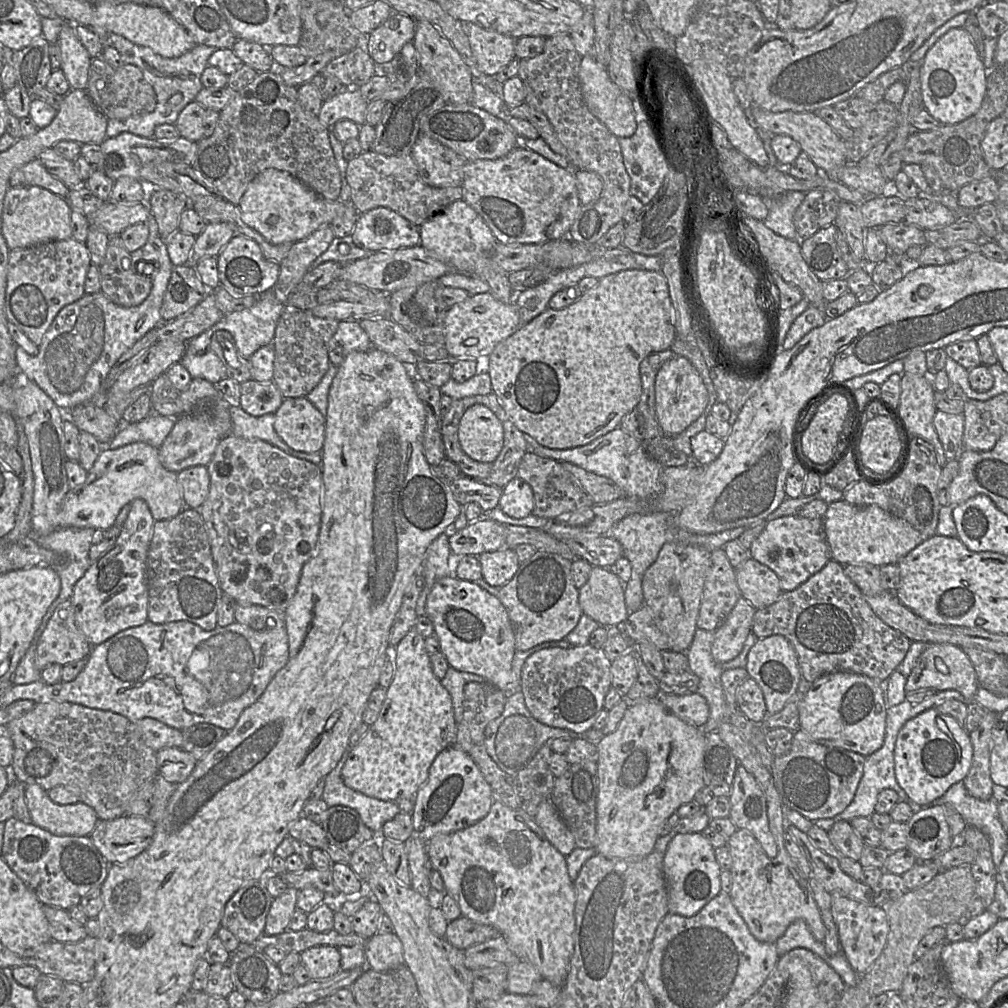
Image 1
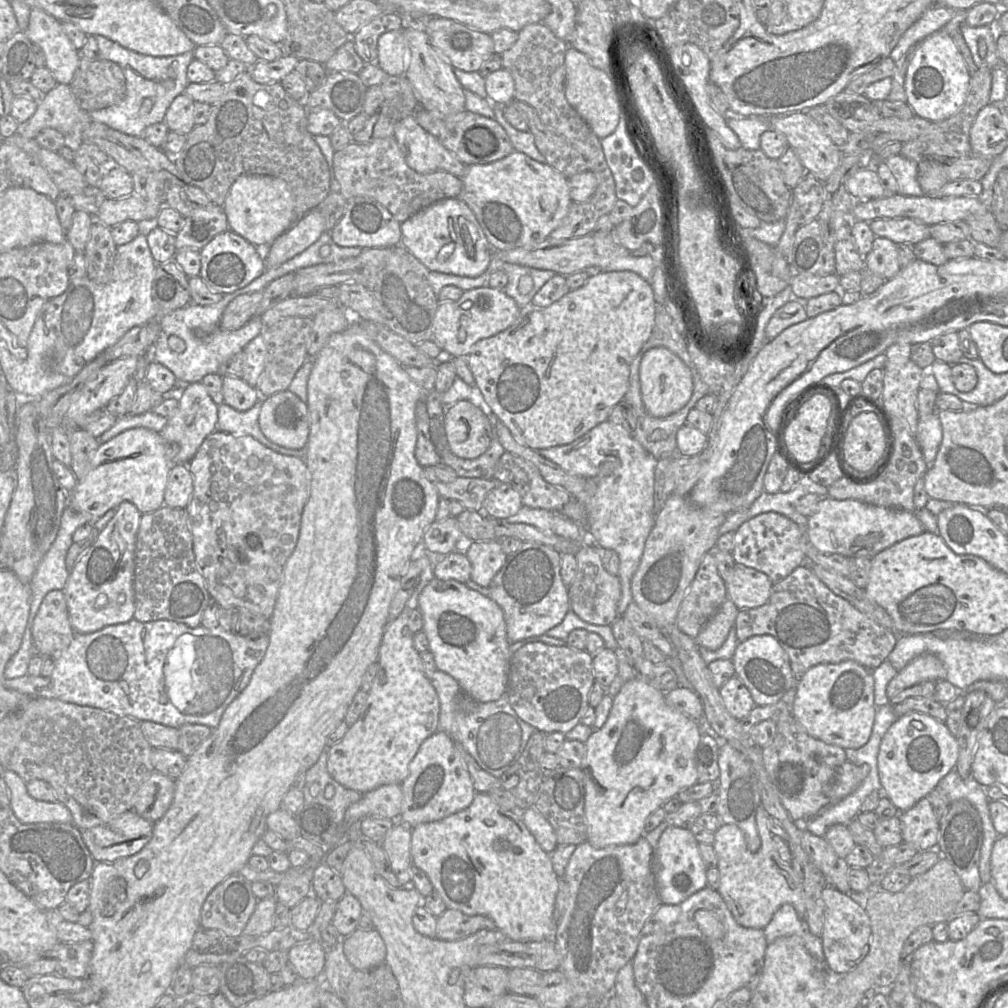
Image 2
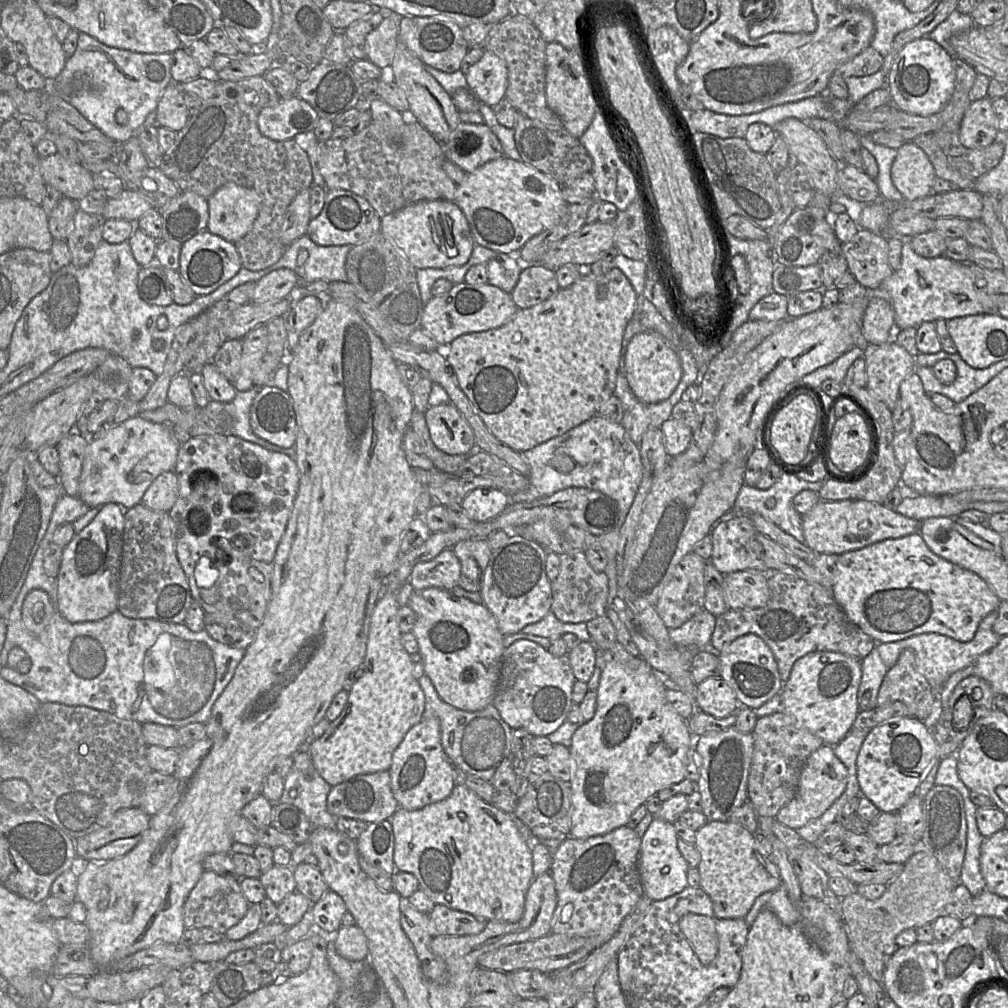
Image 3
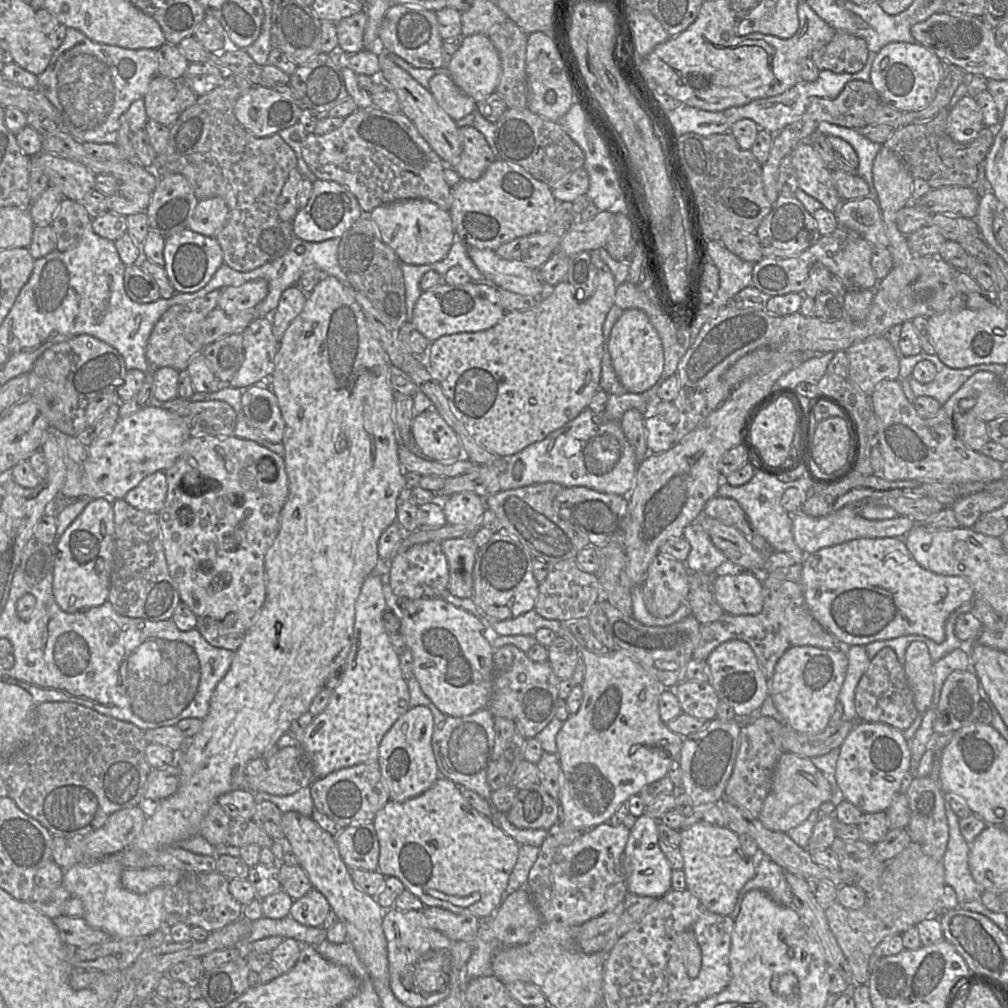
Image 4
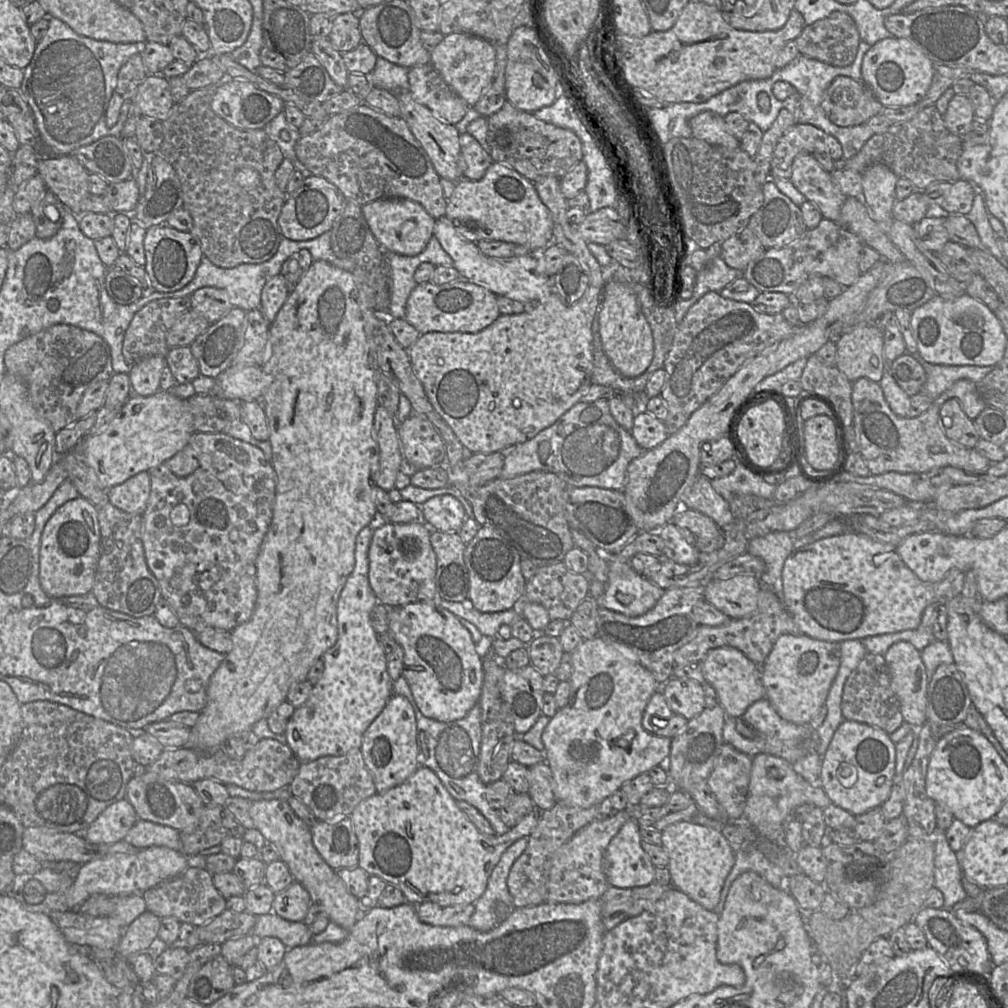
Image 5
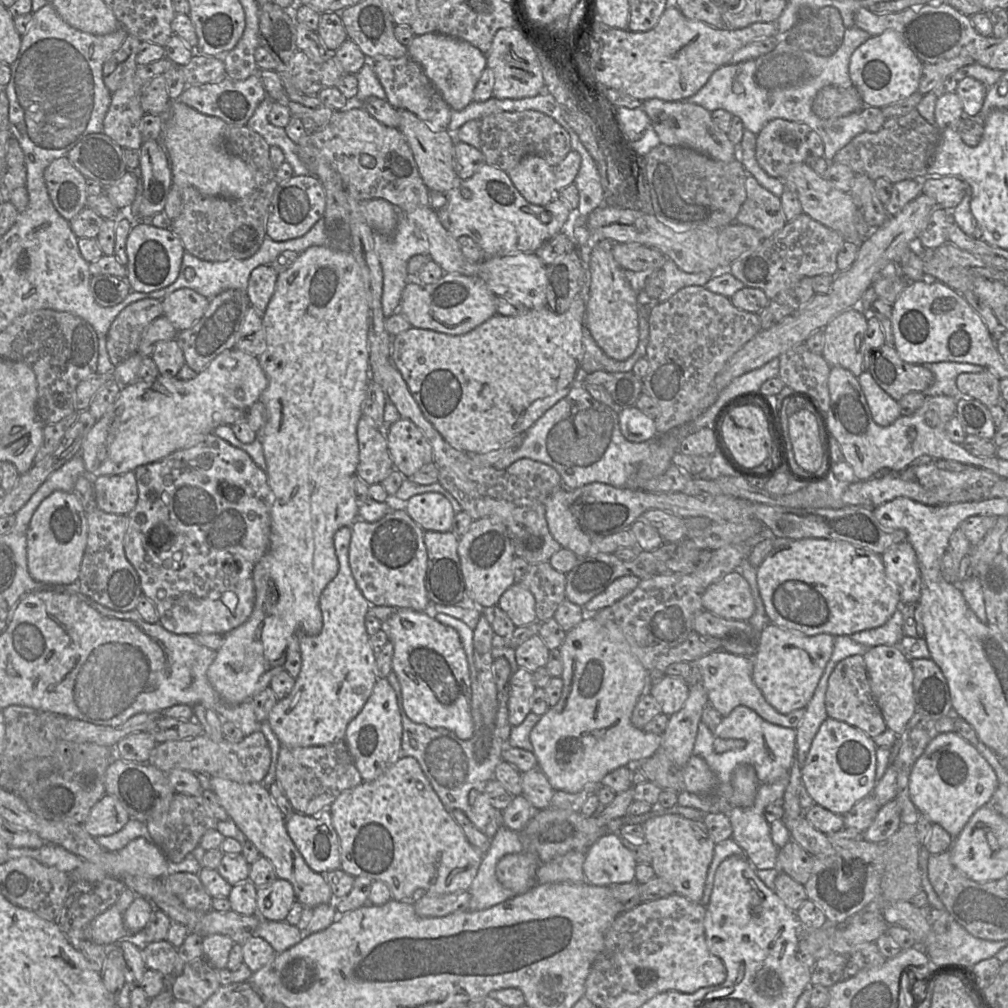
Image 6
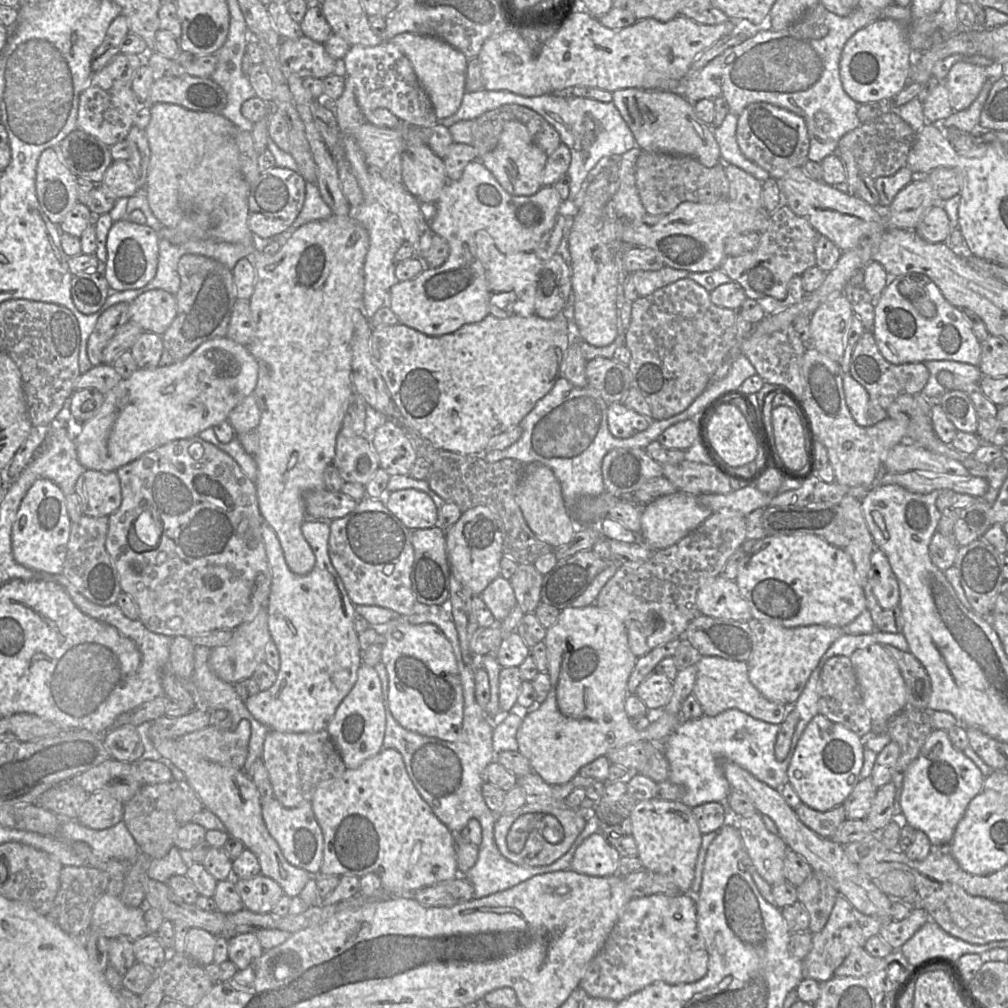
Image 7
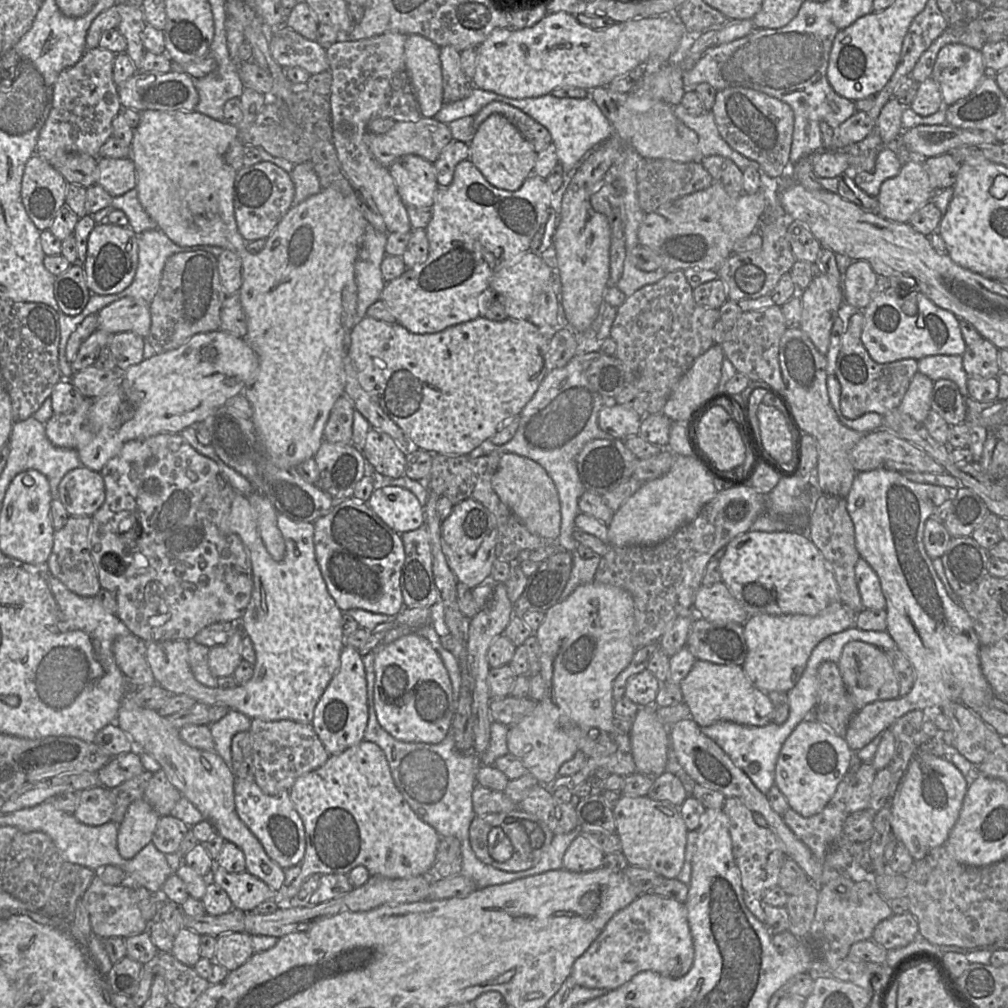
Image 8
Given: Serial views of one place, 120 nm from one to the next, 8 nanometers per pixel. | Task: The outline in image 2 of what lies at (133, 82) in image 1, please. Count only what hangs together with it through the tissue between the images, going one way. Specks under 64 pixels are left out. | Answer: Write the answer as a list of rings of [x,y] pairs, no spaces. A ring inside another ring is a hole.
[[[81,58],[68,85],[79,106],[87,112],[118,105],[126,95],[122,69],[108,60]]]

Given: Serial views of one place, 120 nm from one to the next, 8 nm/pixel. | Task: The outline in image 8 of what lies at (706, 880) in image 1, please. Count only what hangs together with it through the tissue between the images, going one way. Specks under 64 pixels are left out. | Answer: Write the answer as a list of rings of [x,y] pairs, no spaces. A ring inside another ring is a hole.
[[[576,837],[563,856],[563,868],[572,872],[589,872],[602,867],[604,853],[588,839]]]

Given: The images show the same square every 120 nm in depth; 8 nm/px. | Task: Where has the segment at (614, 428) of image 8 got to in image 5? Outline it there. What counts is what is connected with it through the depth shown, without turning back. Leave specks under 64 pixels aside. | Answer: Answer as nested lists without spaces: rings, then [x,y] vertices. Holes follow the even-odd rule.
[[[640,412],[634,417],[630,433],[645,450],[659,446],[669,436],[664,422],[649,412]]]

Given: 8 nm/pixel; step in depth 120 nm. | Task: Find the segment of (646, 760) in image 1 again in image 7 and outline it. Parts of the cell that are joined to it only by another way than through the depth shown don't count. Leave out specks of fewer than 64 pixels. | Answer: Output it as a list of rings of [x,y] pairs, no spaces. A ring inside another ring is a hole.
[[[596,603],[586,607],[567,607],[561,610],[557,622],[548,628],[544,639],[547,648],[548,669],[550,677],[550,691],[546,700],[536,705],[532,710],[525,713],[522,723],[517,731],[518,752],[526,757],[534,773],[538,774],[548,785],[560,786],[566,784],[578,775],[579,770],[593,762],[599,757],[605,756],[610,750],[620,748],[628,744],[639,742],[665,742],[665,740],[675,732],[683,721],[681,713],[679,715],[670,714],[665,710],[658,713],[651,713],[652,721],[648,728],[643,731],[634,729],[630,724],[630,718],[625,712],[625,700],[629,695],[628,679],[636,665],[637,657],[632,652],[625,623],[620,620],[612,611],[598,606]]]

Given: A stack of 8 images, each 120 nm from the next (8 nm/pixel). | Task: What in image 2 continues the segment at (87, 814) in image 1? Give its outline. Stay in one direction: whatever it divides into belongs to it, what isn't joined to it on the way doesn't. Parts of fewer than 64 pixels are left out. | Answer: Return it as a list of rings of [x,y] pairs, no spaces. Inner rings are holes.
[[[5,770],[4,780],[10,793],[10,808],[21,823],[72,824],[71,813],[64,804],[32,798],[27,792],[26,781],[12,771]]]

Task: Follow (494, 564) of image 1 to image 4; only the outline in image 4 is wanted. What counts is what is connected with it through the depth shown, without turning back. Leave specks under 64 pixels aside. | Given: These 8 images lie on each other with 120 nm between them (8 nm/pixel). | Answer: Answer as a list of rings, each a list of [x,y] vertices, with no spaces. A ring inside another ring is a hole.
[[[472,536],[446,539],[440,546],[449,567],[447,590],[459,598],[472,598],[473,568],[479,547]]]

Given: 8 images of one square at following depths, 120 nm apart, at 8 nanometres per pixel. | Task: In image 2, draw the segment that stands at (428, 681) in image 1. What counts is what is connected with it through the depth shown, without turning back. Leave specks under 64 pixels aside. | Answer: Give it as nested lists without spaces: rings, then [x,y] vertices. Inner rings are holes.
[[[406,607],[406,609],[396,619],[386,624],[382,636],[382,641],[379,647],[377,659],[367,669],[363,677],[361,687],[359,689],[363,690],[364,692],[367,692],[368,694],[367,708],[364,711],[364,713],[360,716],[360,718],[355,723],[348,727],[343,737],[335,743],[330,743],[327,749],[325,750],[327,754],[327,771],[330,774],[330,776],[343,787],[350,790],[358,791],[362,794],[370,792],[383,785],[388,784],[400,785],[403,782],[403,780],[408,776],[409,764],[416,755],[423,741],[439,730],[438,729],[440,711],[439,699],[434,687],[430,682],[430,679],[425,675],[423,664],[420,659],[420,653],[417,652],[417,650],[414,648],[413,645],[414,633],[407,626],[408,617],[409,609]]]

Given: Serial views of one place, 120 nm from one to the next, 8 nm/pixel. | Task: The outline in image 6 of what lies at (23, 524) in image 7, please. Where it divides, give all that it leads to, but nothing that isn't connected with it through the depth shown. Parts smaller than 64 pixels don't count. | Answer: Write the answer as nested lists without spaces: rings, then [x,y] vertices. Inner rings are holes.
[[[51,493],[33,513],[26,532],[27,564],[31,577],[47,585],[76,583],[87,545],[87,535],[86,513],[74,493]]]

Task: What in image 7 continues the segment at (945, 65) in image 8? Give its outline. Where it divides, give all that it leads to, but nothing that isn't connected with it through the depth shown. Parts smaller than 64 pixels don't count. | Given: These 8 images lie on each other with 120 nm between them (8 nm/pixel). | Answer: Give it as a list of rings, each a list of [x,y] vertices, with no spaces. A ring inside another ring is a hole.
[[[963,61],[955,63],[945,79],[954,111],[962,111],[970,107],[987,80],[984,67]]]

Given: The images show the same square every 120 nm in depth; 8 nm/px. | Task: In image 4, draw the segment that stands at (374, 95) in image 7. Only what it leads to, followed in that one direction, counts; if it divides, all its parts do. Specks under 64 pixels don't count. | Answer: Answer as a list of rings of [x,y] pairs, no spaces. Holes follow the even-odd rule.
[[[434,75],[429,81],[428,90],[454,121],[469,115],[477,108],[477,103],[462,92],[449,75]]]

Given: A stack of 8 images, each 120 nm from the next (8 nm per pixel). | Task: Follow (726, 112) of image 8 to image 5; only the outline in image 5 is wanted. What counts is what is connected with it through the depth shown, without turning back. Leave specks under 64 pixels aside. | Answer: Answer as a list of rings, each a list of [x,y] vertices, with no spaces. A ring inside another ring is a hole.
[[[797,123],[778,141],[771,161],[771,176],[790,179],[792,163],[800,153],[821,152],[833,160],[843,158],[841,143],[834,136],[811,124]]]

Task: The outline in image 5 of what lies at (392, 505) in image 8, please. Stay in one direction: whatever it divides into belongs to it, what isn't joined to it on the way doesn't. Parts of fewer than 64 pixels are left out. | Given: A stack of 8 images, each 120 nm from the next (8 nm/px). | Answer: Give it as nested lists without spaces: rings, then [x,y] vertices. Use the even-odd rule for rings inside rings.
[[[438,495],[420,505],[421,520],[439,532],[459,532],[466,518],[465,509],[454,496]]]

